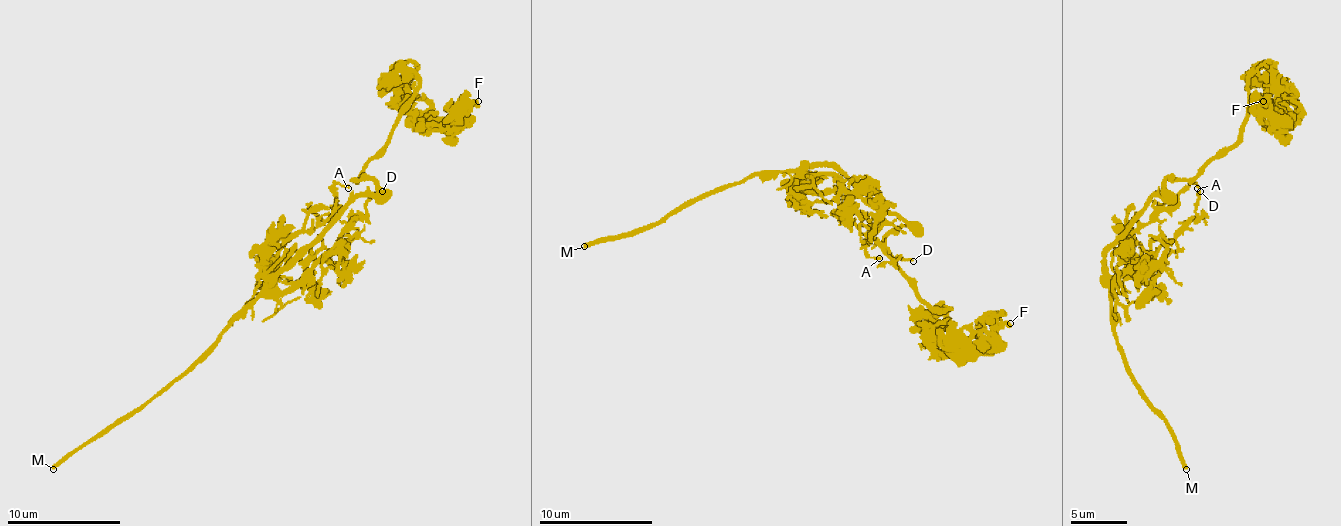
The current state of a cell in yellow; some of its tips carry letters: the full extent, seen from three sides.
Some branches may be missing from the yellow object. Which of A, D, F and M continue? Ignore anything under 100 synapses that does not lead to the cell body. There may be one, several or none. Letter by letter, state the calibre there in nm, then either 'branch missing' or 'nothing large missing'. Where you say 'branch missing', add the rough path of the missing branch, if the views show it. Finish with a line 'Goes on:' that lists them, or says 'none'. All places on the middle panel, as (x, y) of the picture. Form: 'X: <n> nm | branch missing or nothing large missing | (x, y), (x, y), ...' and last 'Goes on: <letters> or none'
A: 110 nm | nothing large missing
D: 160 nm | nothing large missing
F: 400 nm | nothing large missing
M: 260 nm | branch missing
Goes on: M

